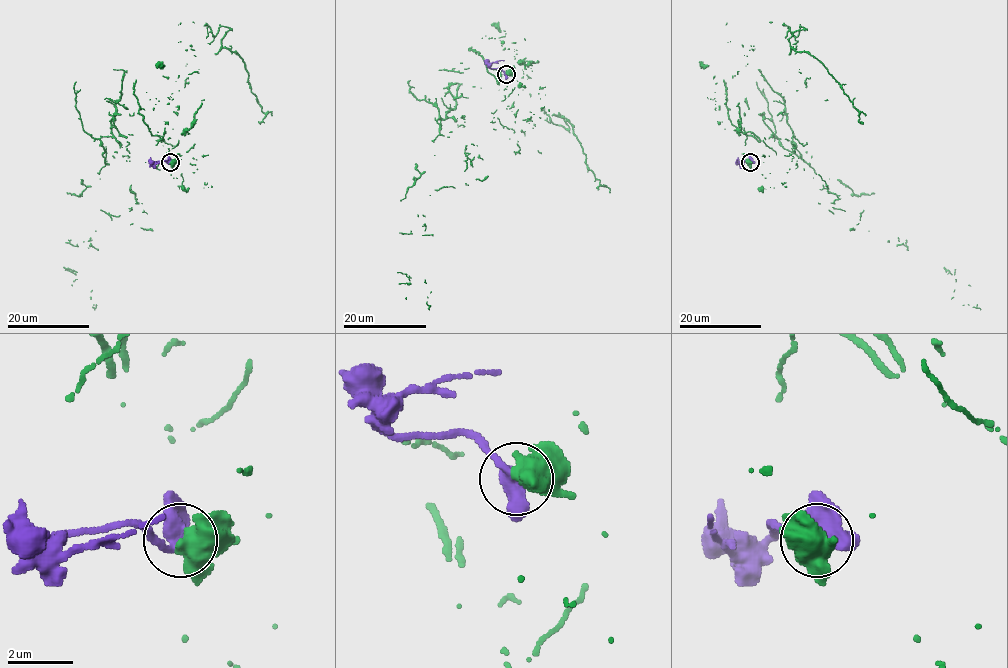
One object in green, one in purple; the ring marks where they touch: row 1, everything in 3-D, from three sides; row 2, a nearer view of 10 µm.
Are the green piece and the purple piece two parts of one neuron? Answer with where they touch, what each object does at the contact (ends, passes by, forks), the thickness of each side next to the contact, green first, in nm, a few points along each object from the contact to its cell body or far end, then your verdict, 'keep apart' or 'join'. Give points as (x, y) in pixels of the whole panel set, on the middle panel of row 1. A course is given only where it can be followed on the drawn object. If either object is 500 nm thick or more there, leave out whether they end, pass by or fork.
(506, 74) | 550/420 nm | green via (506, 73), (521, 131), (569, 128), (531, 95), (524, 38), (469, 49), (416, 168), (440, 188), (429, 309) | purple via (506, 74), (500, 69), (490, 67), (504, 60) | join

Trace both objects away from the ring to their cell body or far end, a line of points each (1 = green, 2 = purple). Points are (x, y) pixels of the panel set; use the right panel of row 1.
1: (749, 162), (806, 86), (804, 28), (714, 76), (726, 106), (784, 115), (868, 231), (980, 309)
2: (750, 162), (739, 163), (737, 159)

